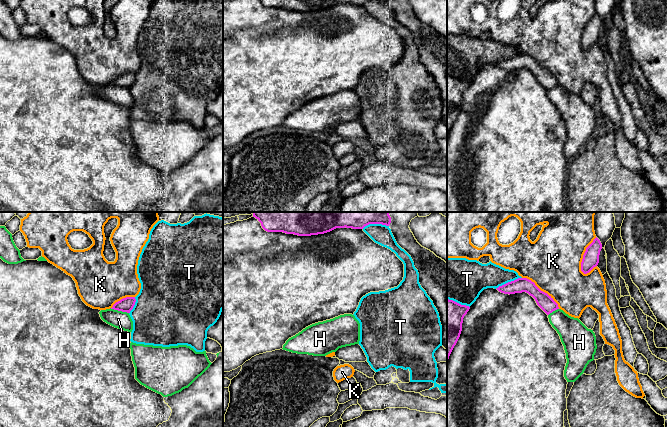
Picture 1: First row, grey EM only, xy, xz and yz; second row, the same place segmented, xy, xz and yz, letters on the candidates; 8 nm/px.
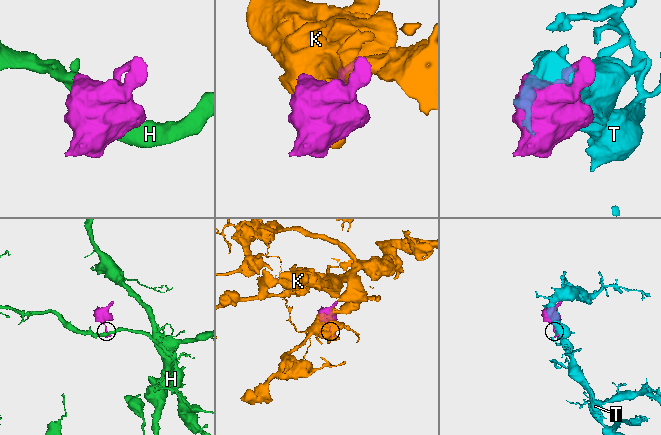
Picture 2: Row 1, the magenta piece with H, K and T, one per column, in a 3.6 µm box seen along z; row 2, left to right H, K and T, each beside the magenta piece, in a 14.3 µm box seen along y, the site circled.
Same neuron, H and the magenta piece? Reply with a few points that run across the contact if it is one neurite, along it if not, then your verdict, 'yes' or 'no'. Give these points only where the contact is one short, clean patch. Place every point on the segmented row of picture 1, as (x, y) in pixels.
line xy (110, 308), (128, 313); no

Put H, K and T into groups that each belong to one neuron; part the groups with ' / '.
H / K / T

